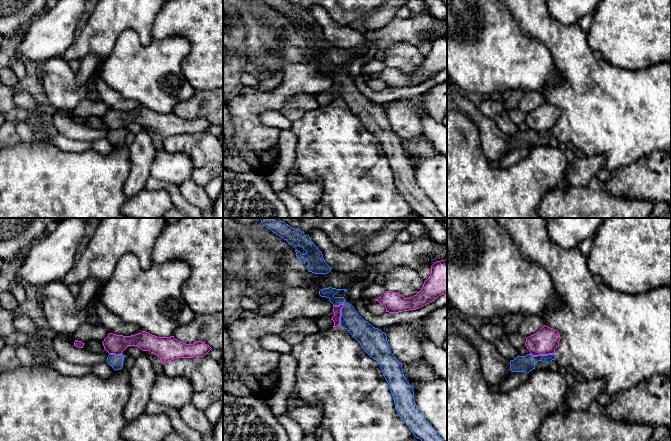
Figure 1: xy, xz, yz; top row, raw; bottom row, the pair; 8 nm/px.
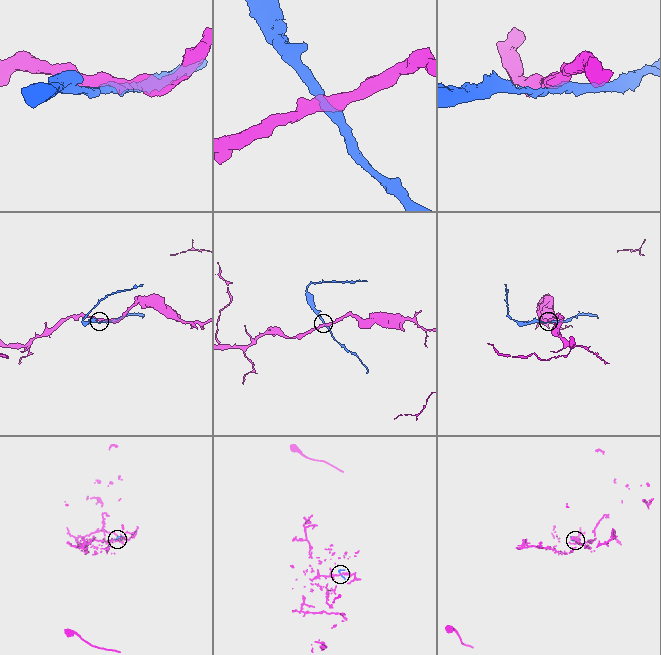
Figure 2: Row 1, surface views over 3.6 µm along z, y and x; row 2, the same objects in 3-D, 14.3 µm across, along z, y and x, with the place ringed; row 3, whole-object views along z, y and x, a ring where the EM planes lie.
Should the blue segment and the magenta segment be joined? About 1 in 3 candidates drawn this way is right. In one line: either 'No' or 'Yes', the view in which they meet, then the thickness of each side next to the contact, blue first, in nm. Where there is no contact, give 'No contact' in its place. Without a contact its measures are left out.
No. Touches blue in xz. Thickness 170 nm (blue) against 60 nm

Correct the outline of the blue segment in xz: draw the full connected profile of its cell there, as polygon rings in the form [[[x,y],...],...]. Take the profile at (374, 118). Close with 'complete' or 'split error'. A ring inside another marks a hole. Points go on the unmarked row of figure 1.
[[[329,63],[321,65],[319,71],[328,74],[333,82],[344,81],[341,85],[340,102],[347,105],[364,127],[379,139],[392,169],[398,191],[421,218],[444,218],[417,185],[413,164],[404,152],[402,139],[391,129],[386,109],[359,92],[344,73],[335,73],[339,66],[347,68],[347,65]]] | complete

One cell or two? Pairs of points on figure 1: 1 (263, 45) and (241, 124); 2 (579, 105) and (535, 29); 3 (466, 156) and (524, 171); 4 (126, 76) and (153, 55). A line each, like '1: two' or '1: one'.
1: two
2: one
3: one
4: one

